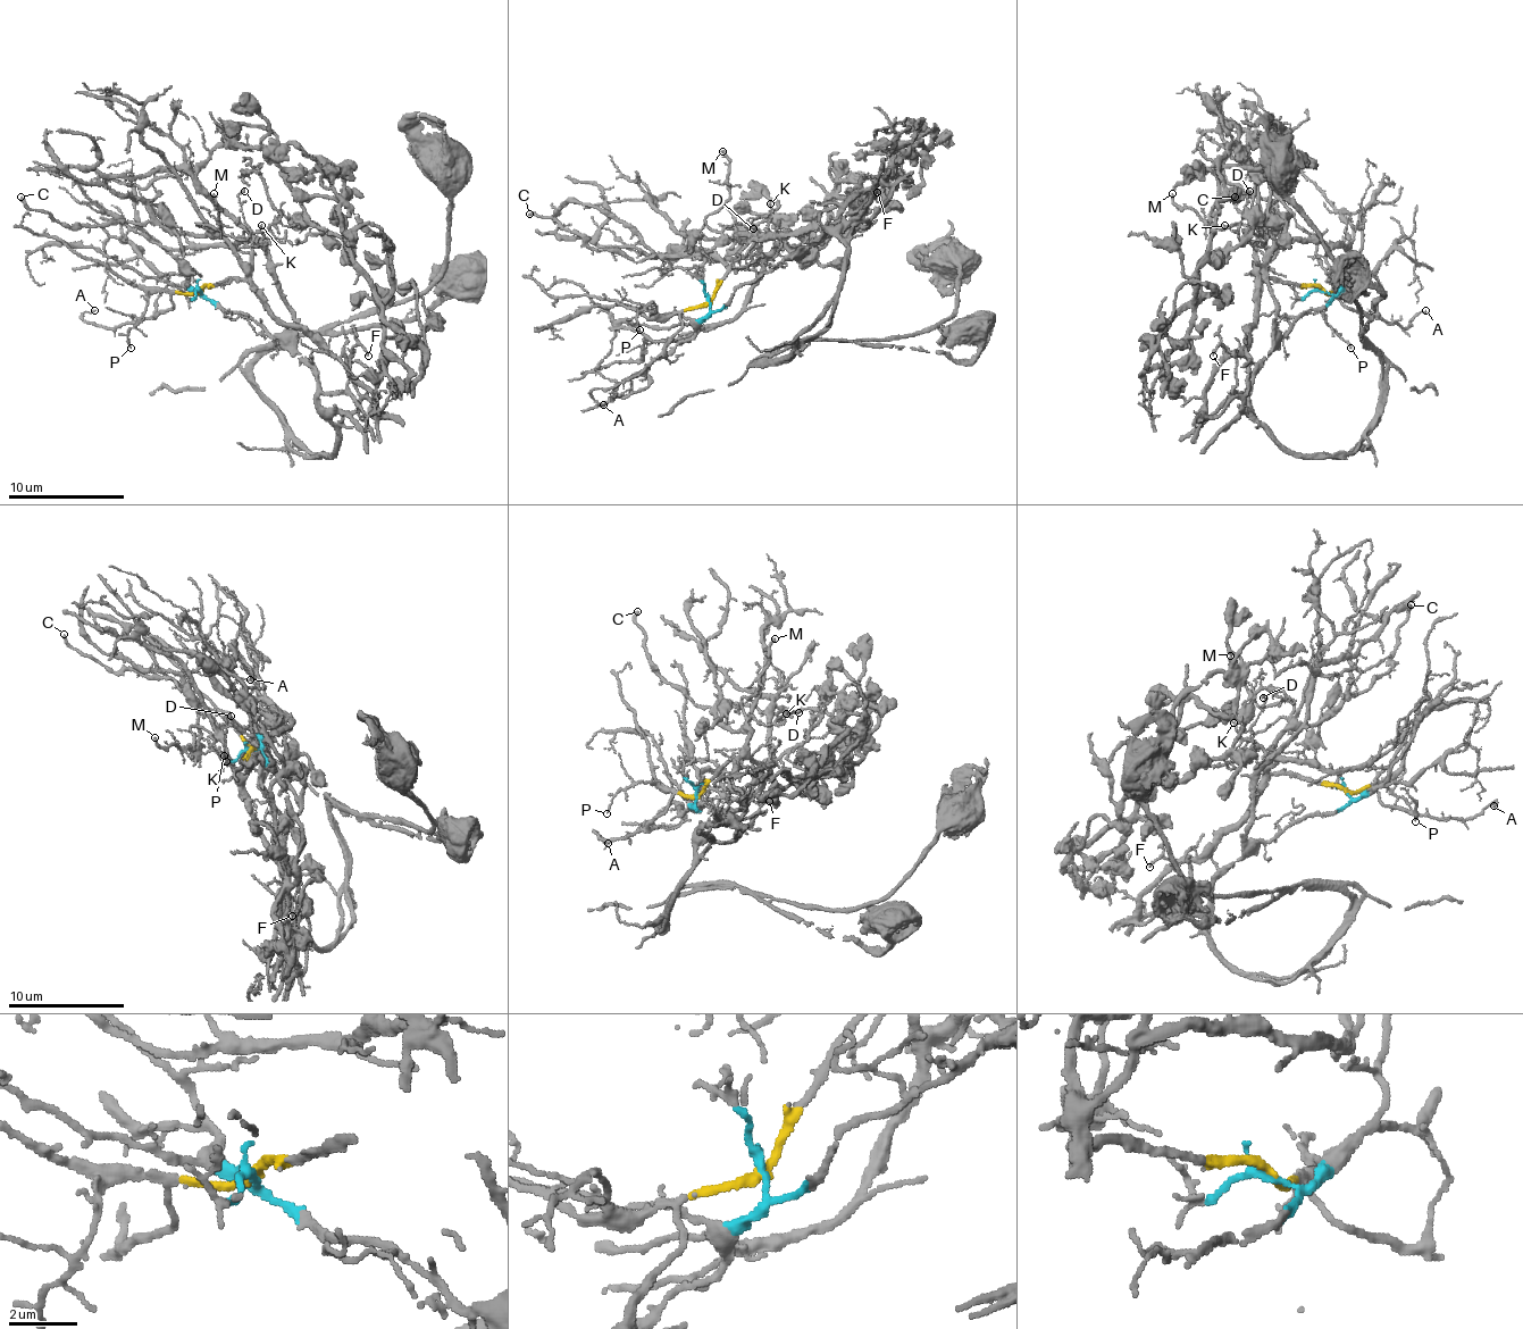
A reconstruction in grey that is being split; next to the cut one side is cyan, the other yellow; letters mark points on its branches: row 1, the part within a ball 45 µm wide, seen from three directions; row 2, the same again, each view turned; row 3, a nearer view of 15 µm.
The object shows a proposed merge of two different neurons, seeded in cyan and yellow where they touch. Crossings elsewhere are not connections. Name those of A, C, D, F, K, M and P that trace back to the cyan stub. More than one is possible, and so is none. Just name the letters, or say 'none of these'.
F

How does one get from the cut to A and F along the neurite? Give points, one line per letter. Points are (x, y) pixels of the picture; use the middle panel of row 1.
A: (709, 301), (679, 316), (681, 325), (674, 340), (642, 372), (592, 392), (603, 403)
F: (709, 301), (717, 310), (737, 287), (752, 284), (834, 223), (856, 214), (877, 191)

